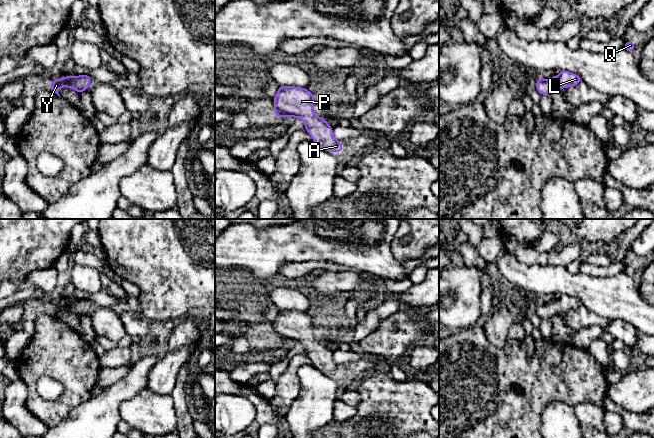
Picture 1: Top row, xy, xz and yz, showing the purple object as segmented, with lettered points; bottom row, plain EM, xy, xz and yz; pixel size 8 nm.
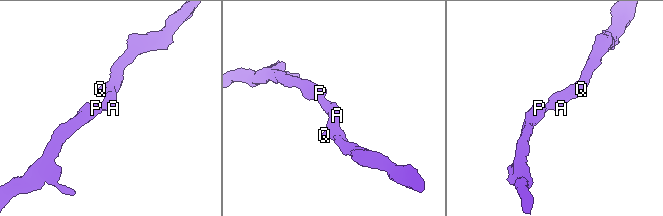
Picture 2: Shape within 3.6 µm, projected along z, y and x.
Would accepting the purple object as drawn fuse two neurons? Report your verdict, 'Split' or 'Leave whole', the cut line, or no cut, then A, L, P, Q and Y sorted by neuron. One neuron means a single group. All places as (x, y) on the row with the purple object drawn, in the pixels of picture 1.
Leave whole. No split. Groups: A L P Q Y

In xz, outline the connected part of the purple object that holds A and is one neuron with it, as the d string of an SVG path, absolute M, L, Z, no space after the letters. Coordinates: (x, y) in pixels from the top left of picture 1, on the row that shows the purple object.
M279 86L274 101L276 117L291 116L301 118L305 123L305 130L320 148L329 152L341 152L343 144L333 135L333 128L322 117L313 113L315 94L306 88Z

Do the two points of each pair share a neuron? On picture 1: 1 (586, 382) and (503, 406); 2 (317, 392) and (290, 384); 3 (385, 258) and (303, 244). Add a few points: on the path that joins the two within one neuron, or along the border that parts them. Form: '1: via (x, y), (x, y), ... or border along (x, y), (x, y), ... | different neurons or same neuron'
1: via (565, 382), (539, 382), (524, 397) | same neuron
2: border along (305, 364), (297, 371), (299, 394), (290, 409) | different neurons
3: via (365, 255), (348, 251), (336, 244), (323, 244) | same neuron

